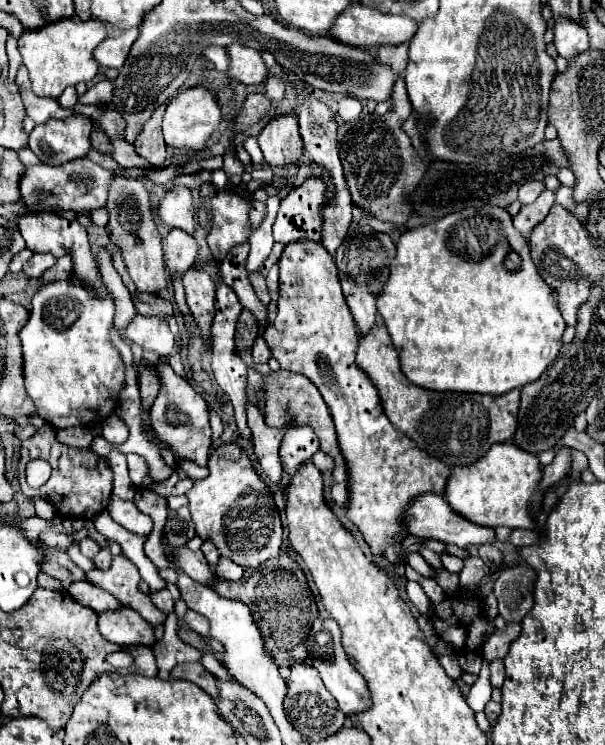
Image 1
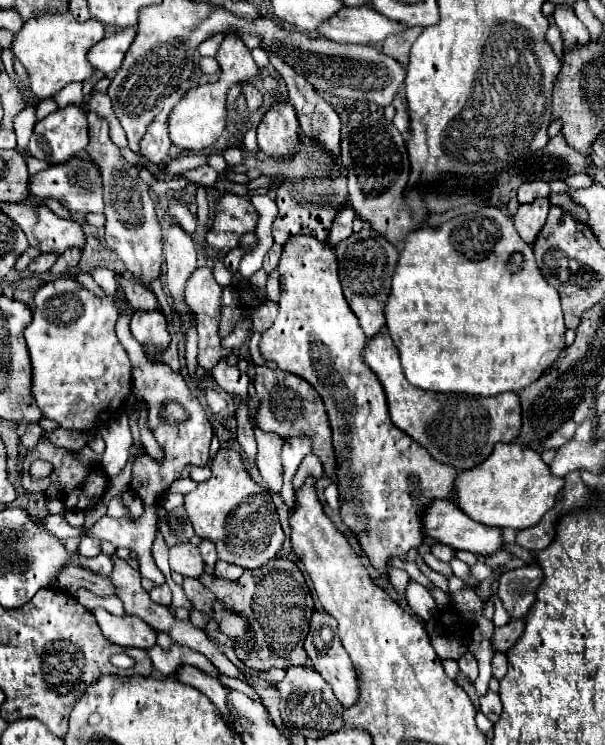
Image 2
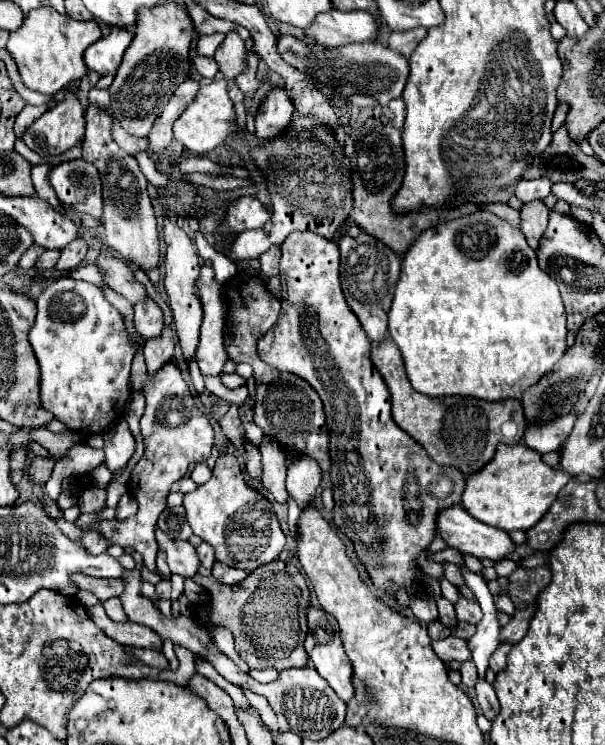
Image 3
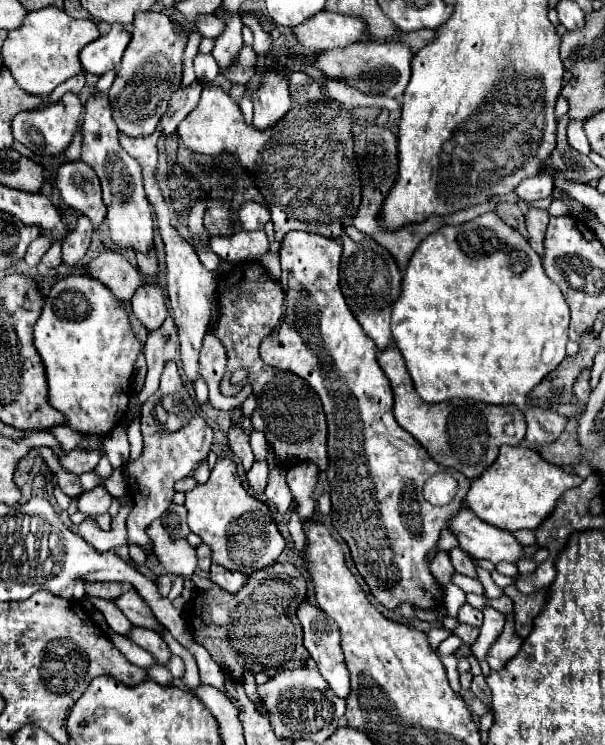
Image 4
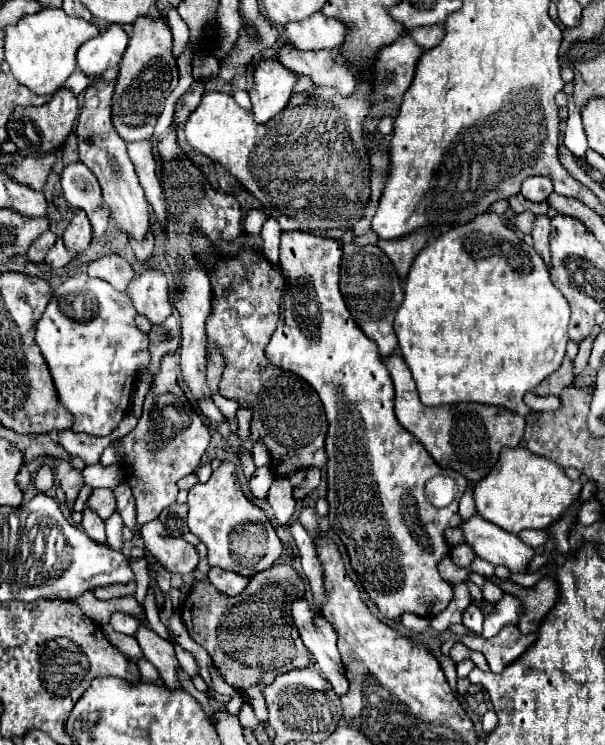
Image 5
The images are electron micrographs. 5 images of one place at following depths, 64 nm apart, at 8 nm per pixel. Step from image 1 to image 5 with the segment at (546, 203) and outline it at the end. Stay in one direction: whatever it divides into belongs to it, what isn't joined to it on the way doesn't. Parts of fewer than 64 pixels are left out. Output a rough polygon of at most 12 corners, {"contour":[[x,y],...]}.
{"contour":[[538,216],[534,248],[550,266],[550,218]]}

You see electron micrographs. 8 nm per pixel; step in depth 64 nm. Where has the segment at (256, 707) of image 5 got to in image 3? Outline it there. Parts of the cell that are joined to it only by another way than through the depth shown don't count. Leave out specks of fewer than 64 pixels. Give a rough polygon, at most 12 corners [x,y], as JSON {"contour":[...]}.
{"contour":[[212,629],[211,637],[220,651],[244,672],[248,665],[238,656],[231,632]]}

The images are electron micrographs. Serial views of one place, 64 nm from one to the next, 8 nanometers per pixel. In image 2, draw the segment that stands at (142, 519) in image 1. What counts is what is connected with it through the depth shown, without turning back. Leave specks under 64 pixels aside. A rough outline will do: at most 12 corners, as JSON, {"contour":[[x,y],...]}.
{"contour":[[122,498],[108,504],[106,514],[112,518],[132,518]]}

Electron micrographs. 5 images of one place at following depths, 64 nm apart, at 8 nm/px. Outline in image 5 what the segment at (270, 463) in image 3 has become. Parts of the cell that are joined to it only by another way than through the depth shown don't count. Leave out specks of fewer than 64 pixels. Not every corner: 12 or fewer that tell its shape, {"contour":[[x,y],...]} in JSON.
{"contour":[[274,480],[268,504],[280,526],[288,526],[296,500],[288,480]]}

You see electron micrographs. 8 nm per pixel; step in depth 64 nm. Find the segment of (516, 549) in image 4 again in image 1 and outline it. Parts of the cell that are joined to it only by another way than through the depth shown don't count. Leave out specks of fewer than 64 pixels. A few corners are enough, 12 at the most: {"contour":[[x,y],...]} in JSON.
{"contour":[[420,496],[412,536],[460,548],[492,544],[494,528],[466,520],[444,496]]}

